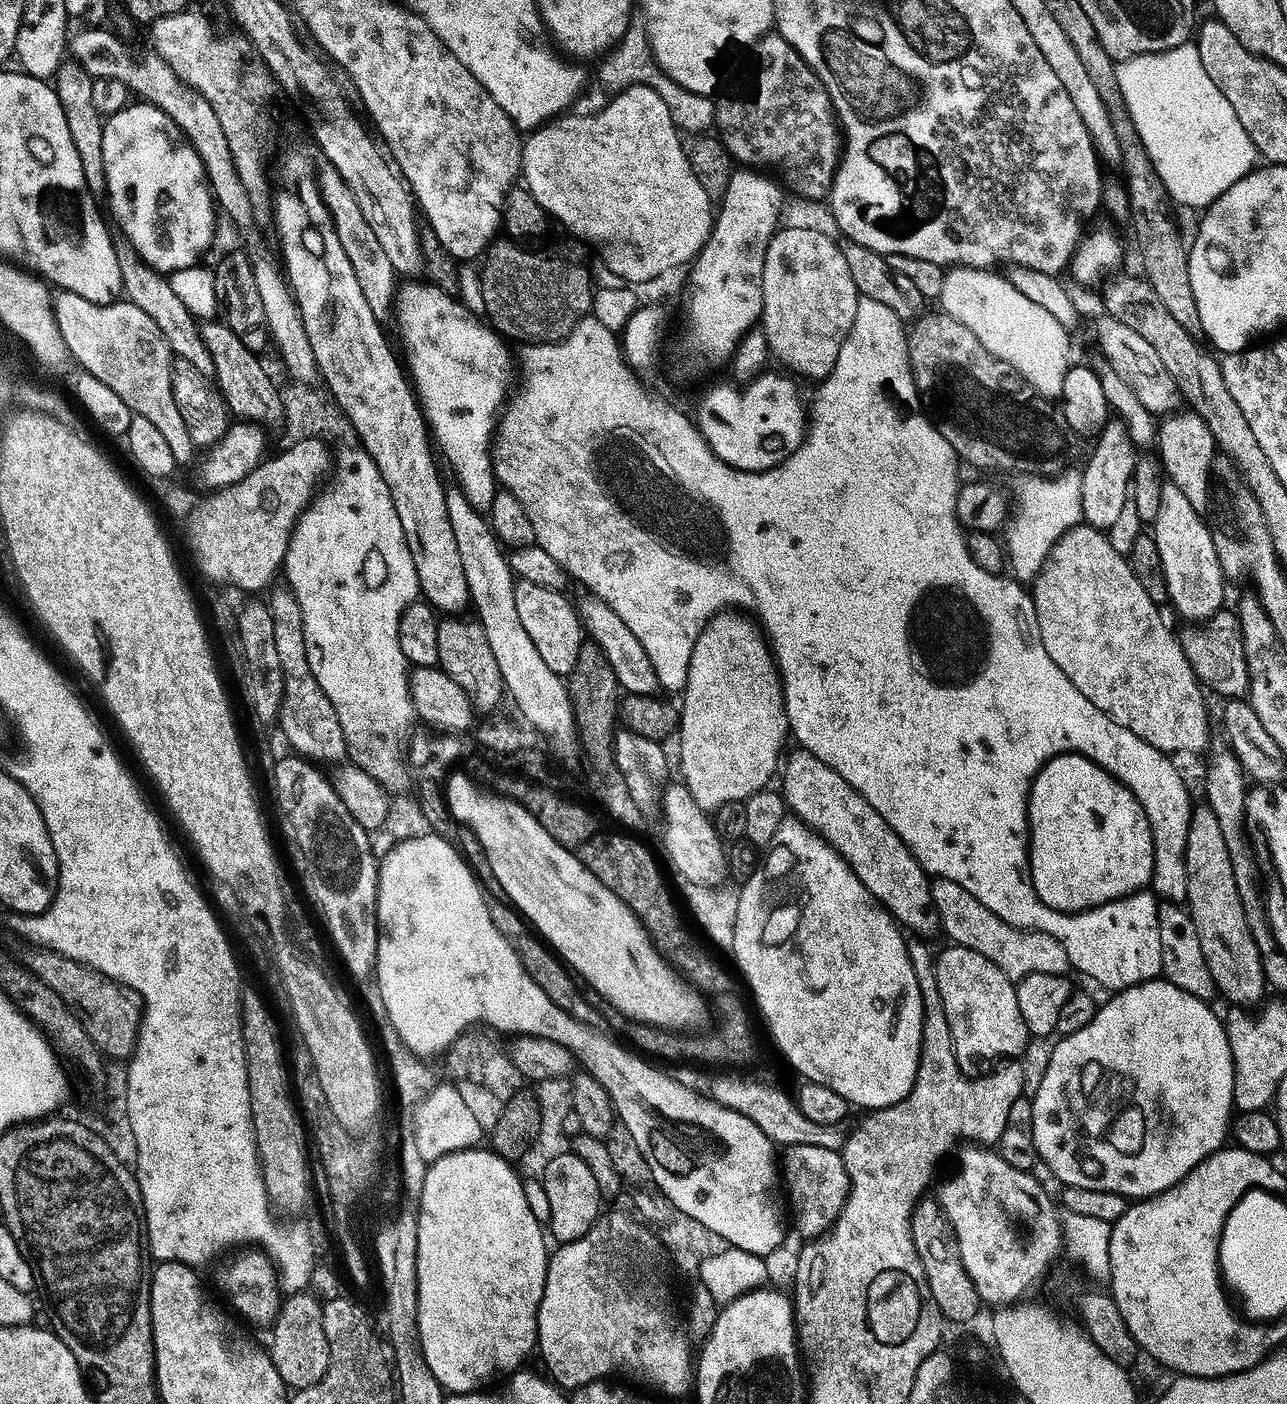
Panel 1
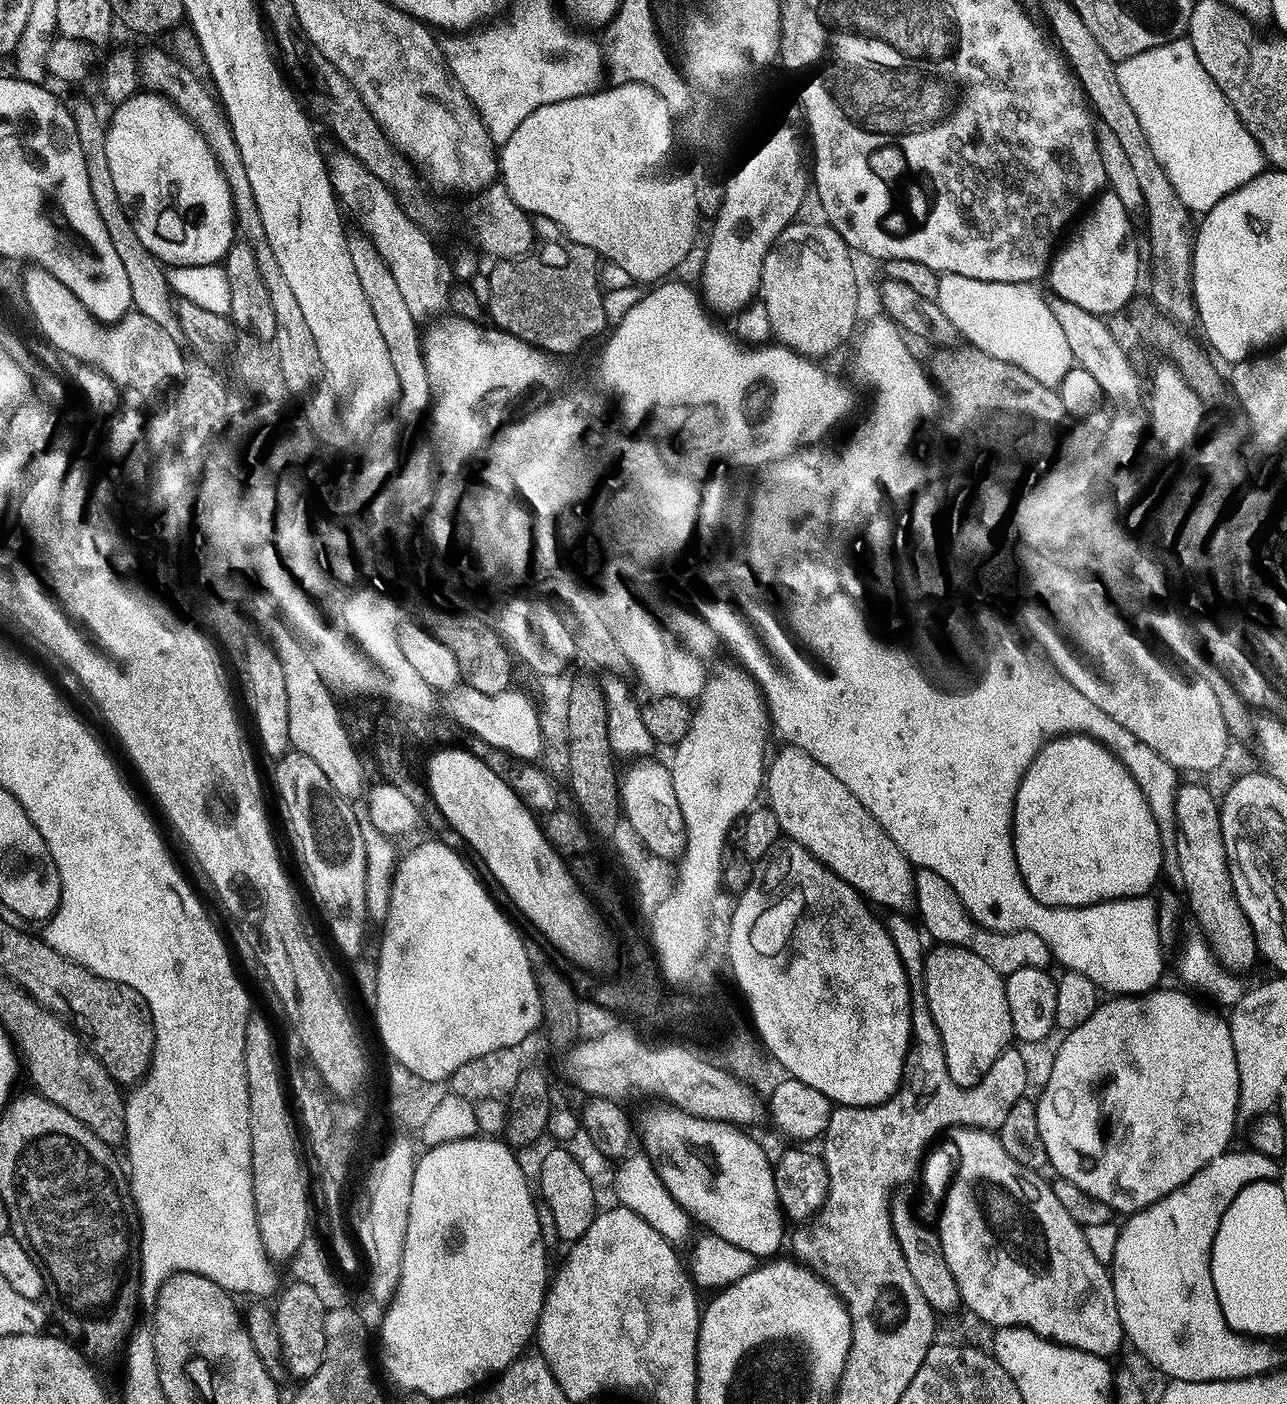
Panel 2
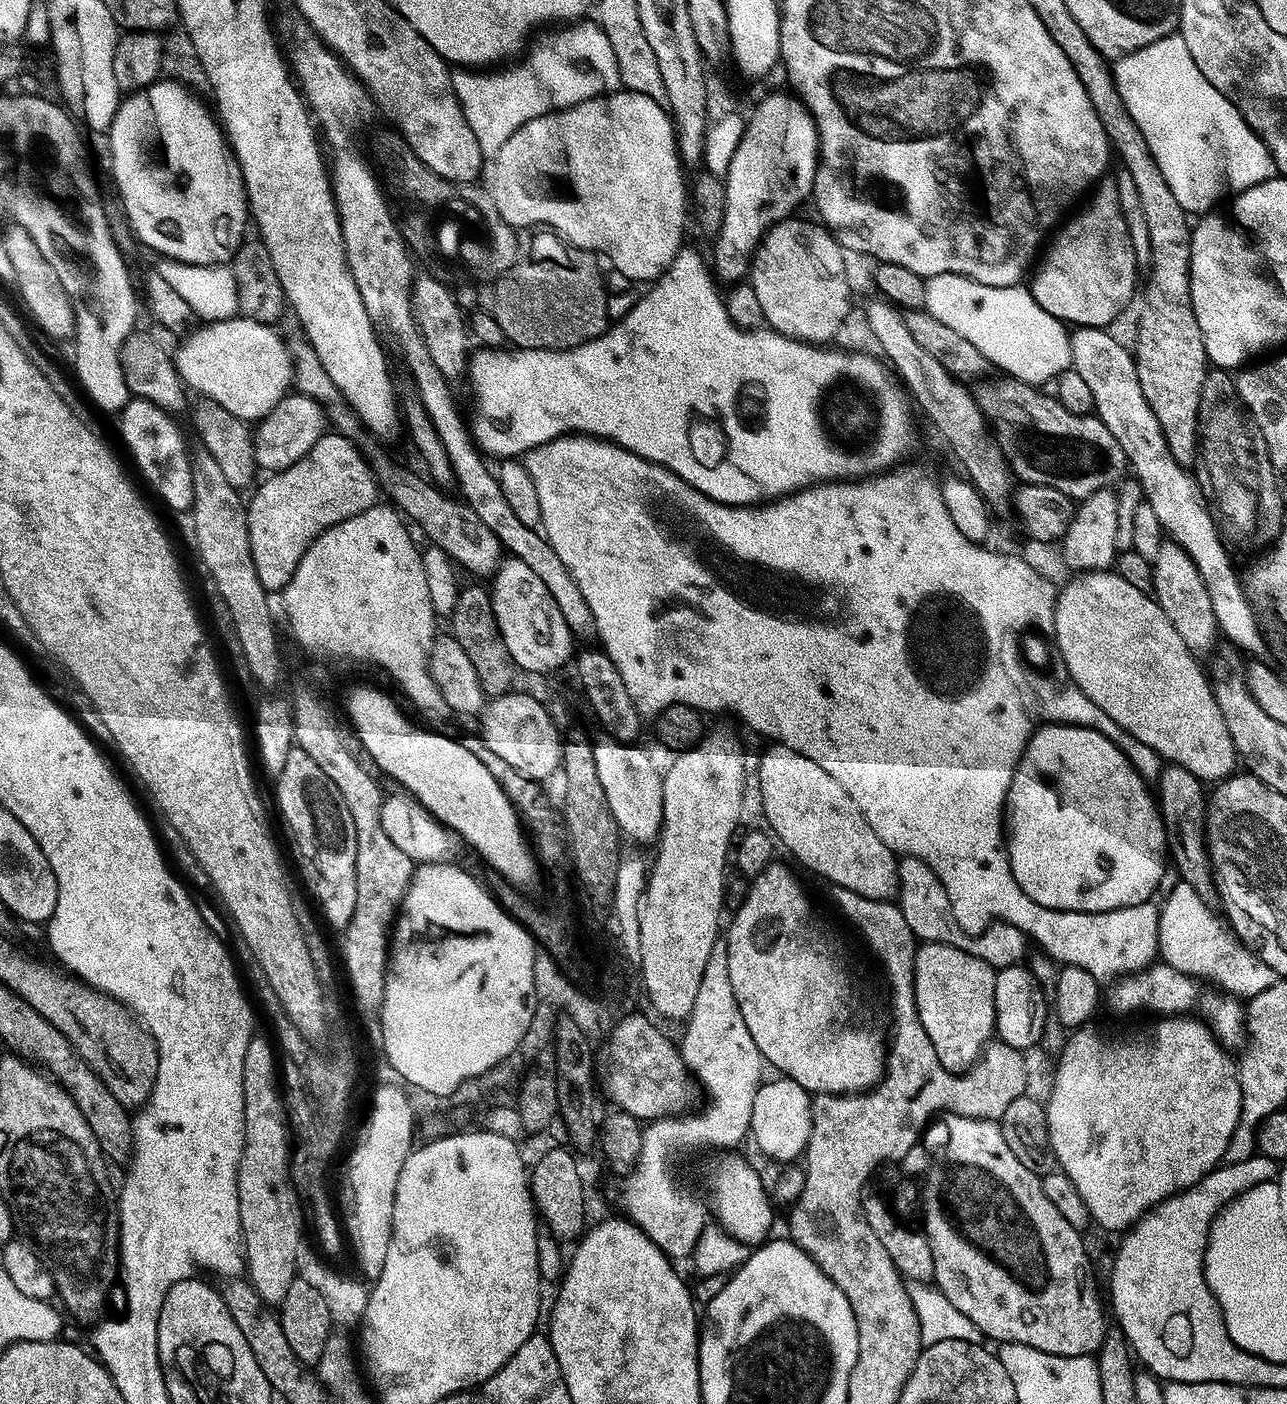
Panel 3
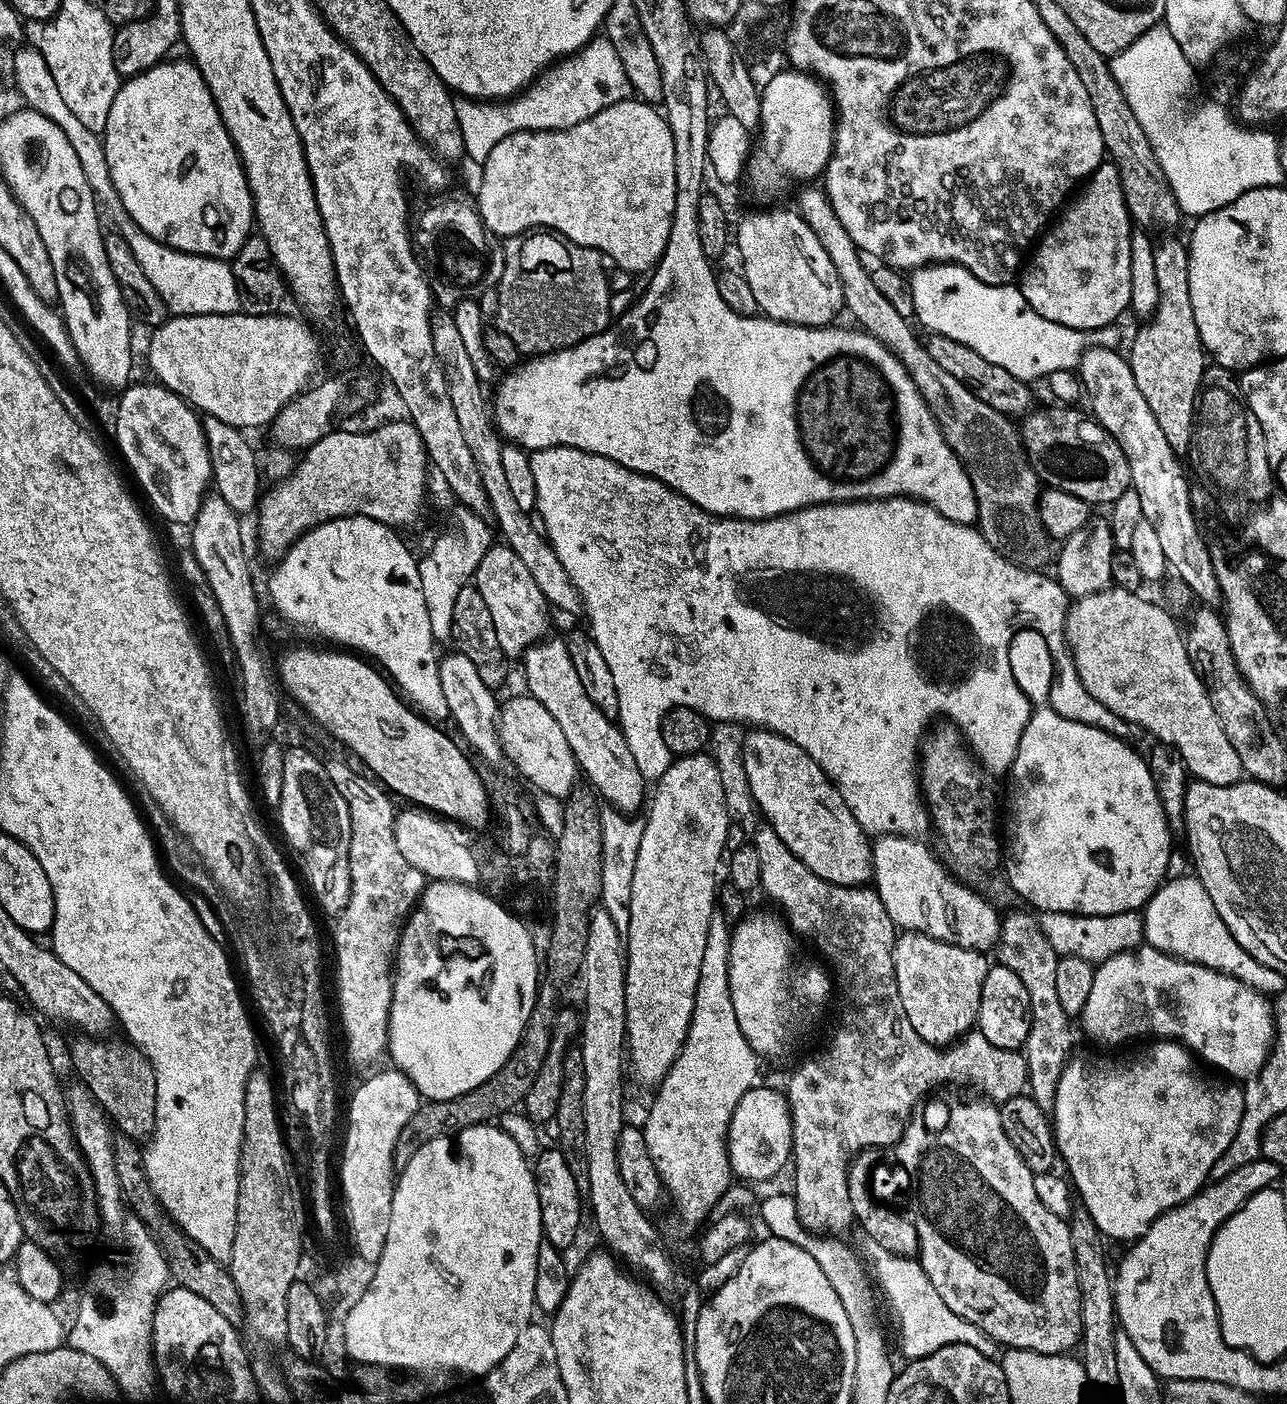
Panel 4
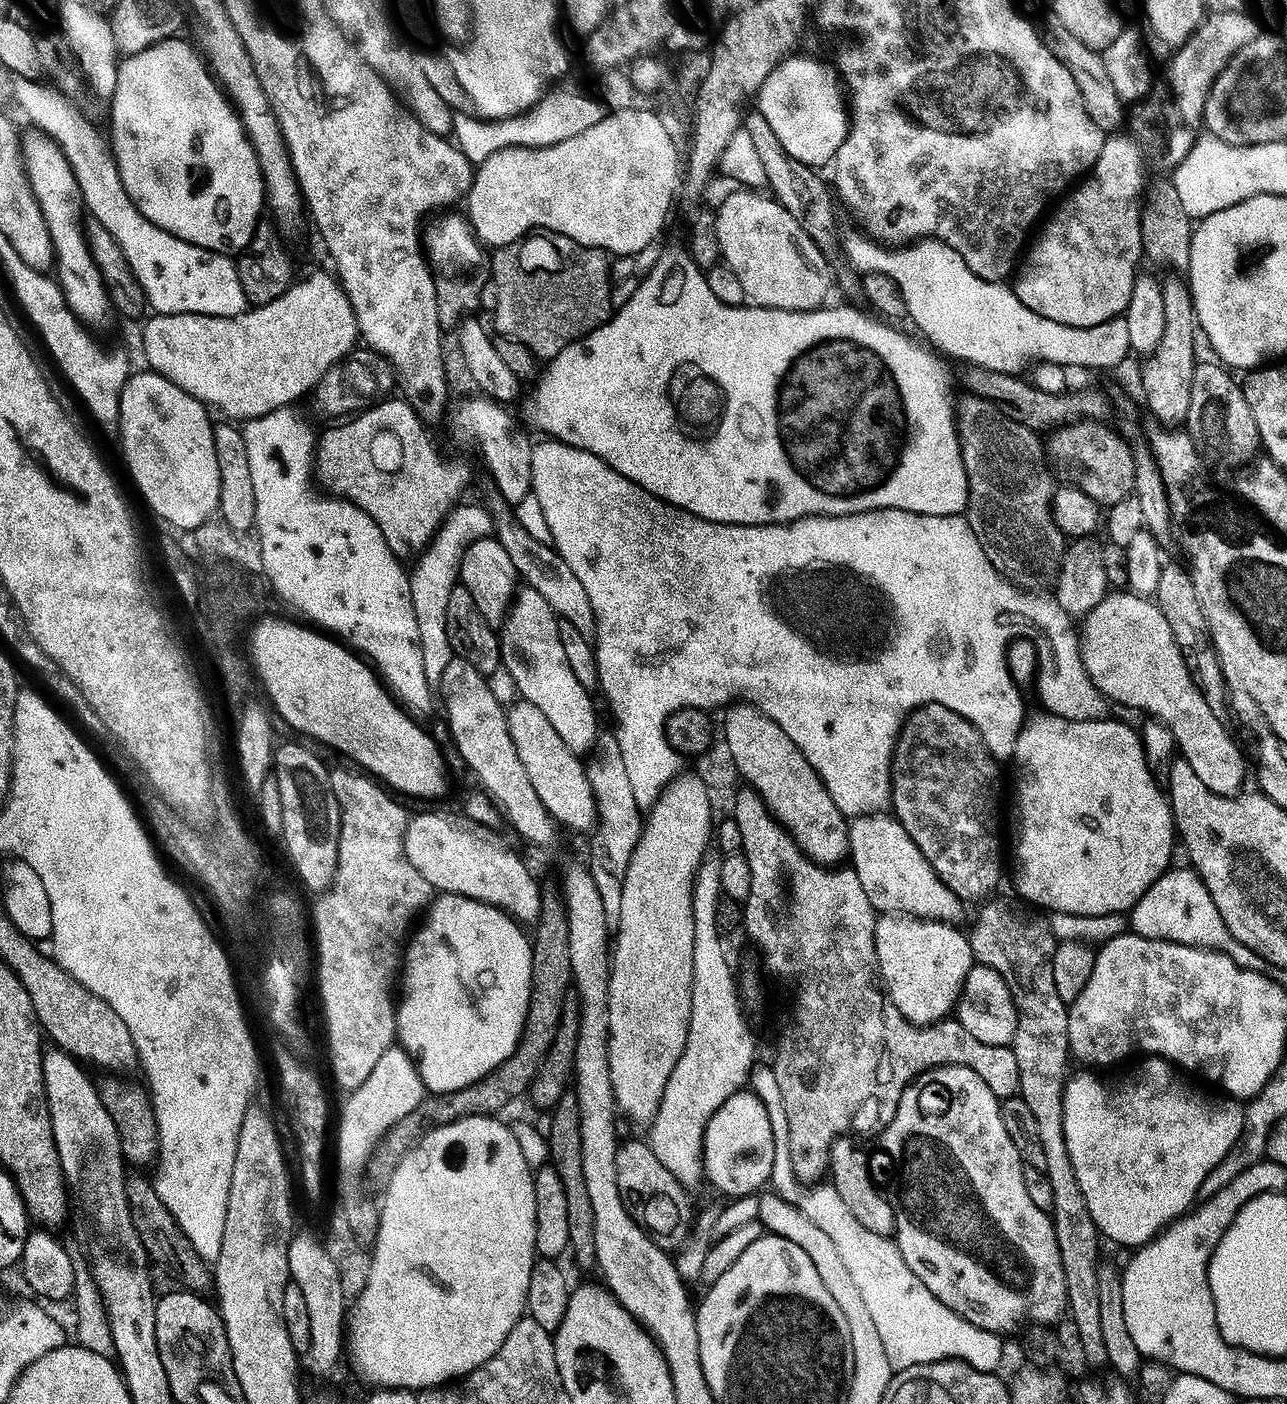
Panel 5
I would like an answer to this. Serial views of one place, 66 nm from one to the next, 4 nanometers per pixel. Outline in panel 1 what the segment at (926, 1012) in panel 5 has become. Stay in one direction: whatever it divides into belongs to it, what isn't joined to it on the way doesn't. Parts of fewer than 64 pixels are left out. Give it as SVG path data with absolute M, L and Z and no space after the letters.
M947 947L935 957L934 987L944 999L943 1023L962 1042L960 1050L964 1057L961 1069L973 1069L981 1061L991 1061L991 1056L1019 1057L1019 1052L1030 1040L1030 1033L1019 1012L1017 985L1002 974L1002 970L998 970L990 958L982 958L982 954L969 948Z

